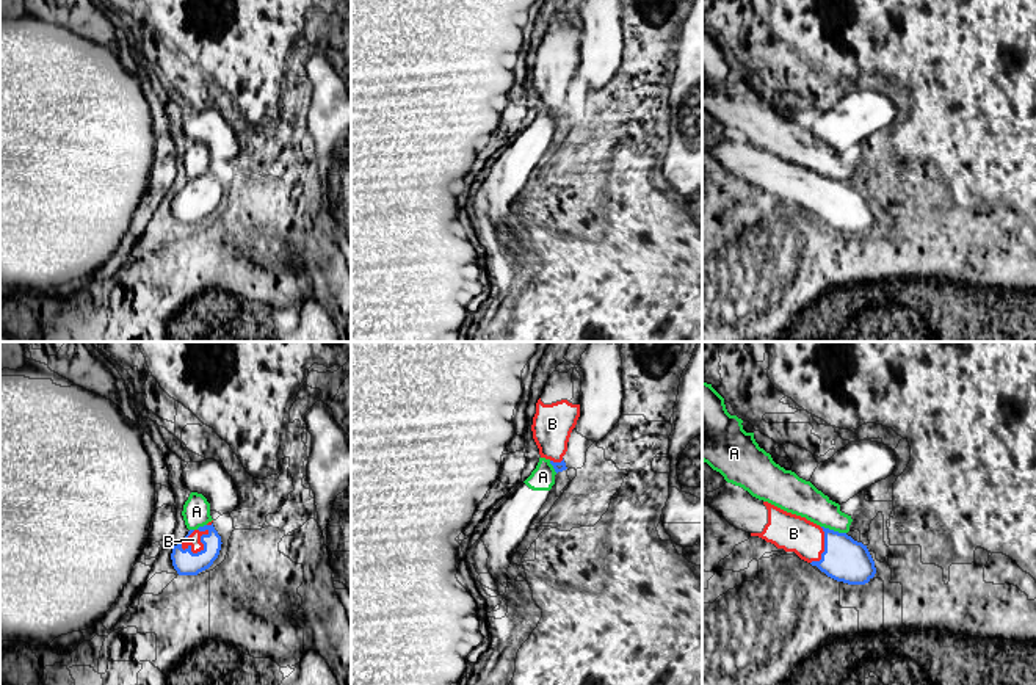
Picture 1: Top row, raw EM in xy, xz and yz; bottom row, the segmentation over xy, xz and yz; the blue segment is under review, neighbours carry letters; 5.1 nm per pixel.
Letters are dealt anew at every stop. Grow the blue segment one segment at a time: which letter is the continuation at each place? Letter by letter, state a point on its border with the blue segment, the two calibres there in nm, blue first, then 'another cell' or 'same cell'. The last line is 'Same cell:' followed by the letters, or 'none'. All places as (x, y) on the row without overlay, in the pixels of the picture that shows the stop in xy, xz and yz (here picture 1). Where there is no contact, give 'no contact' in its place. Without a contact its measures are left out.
A: yz (833, 179) | 220/180 nm | another cell
B: xy (201, 199) | 130/70 nm | same cell
Same cell: B

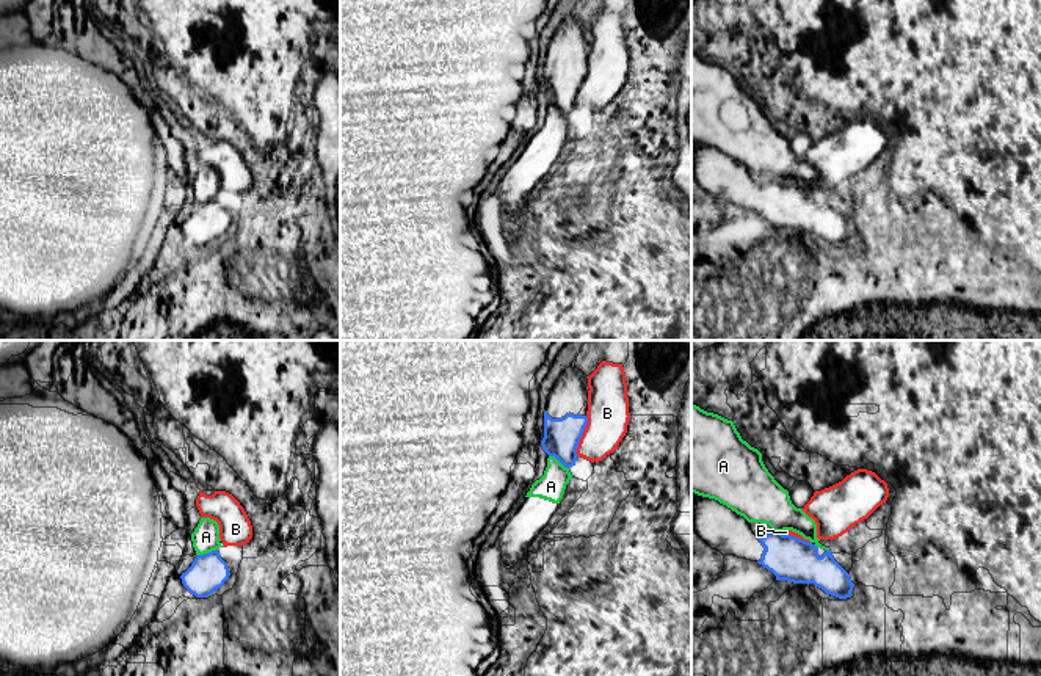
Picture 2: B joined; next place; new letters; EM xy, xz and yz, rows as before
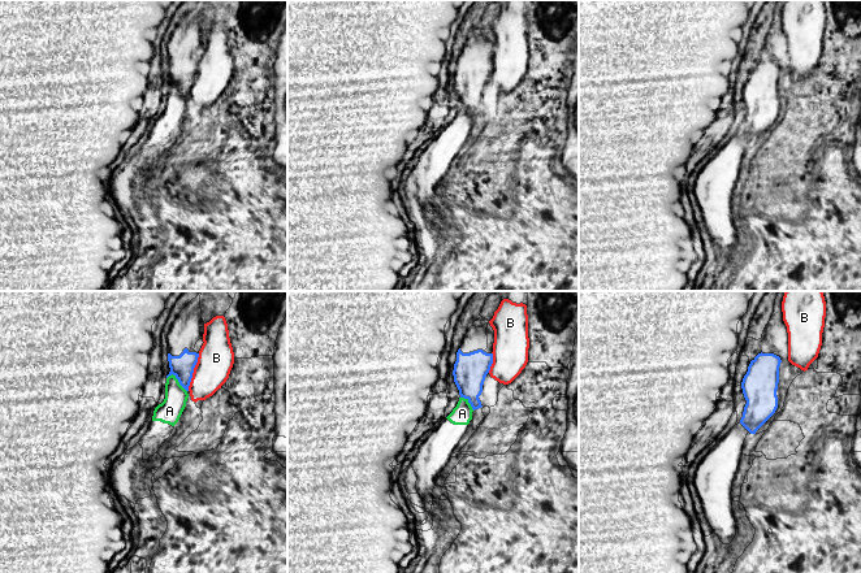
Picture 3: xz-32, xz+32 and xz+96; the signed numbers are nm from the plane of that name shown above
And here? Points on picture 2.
A: xy (209, 201) | 190/140 nm | another cell
B: xz (580, 85) | 190/220 nm | another cell
Same cell: none

